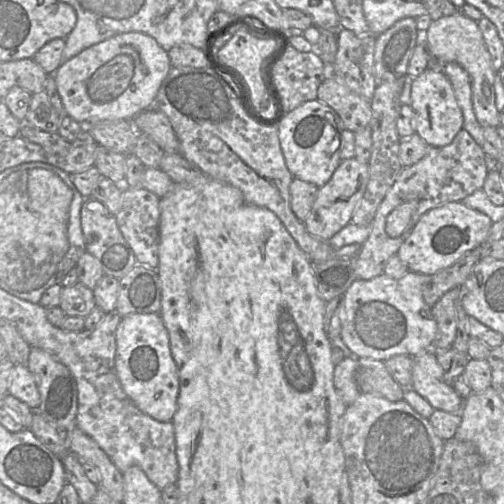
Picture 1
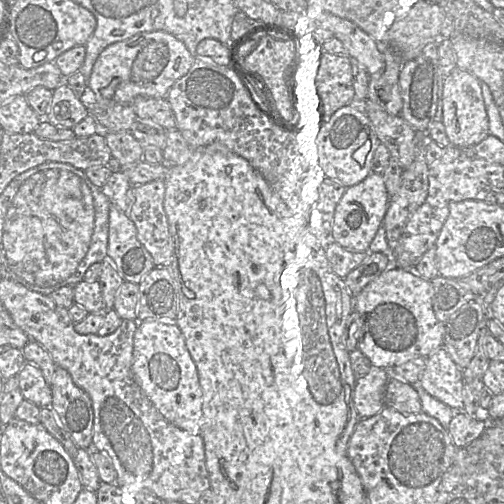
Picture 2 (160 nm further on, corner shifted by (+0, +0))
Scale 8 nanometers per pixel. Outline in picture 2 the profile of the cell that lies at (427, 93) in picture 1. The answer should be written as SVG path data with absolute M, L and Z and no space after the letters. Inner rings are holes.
M453 68L444 78L442 90L442 123L450 144L457 147L473 146L489 134L489 120L483 98L481 81L474 75Z

